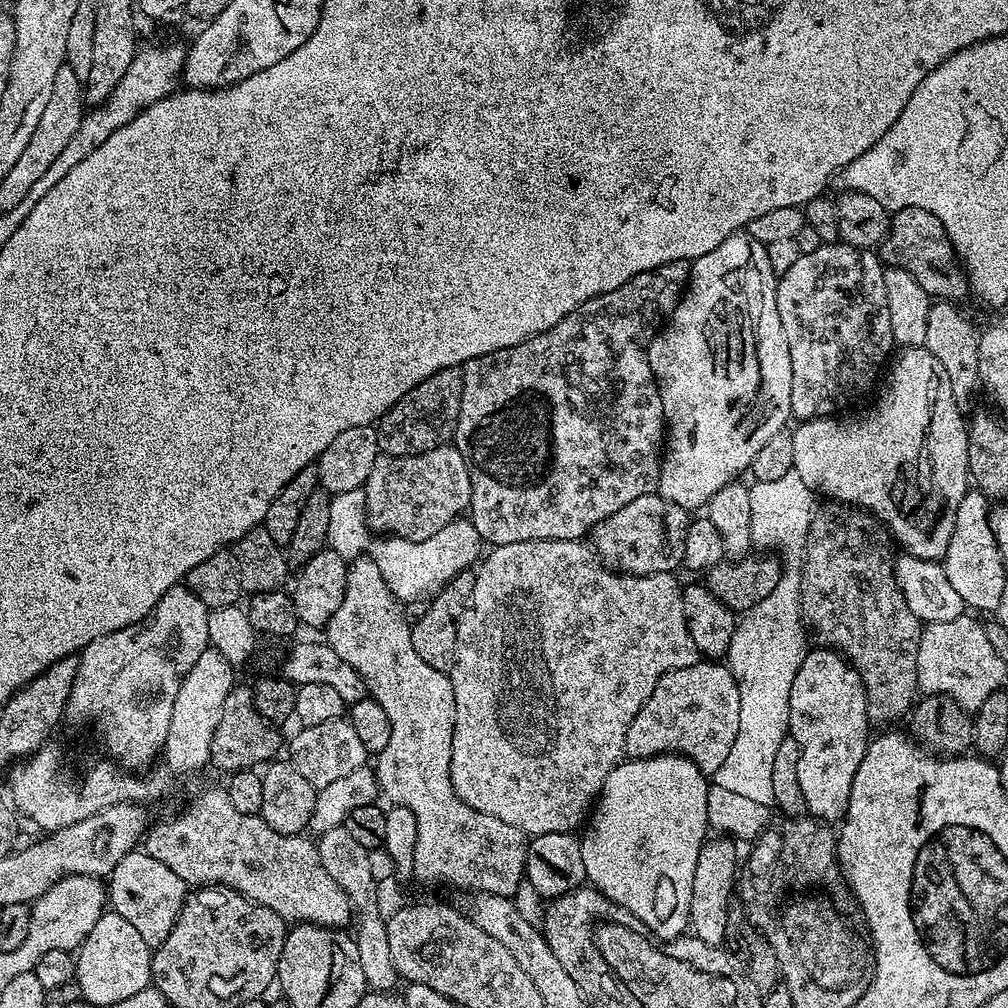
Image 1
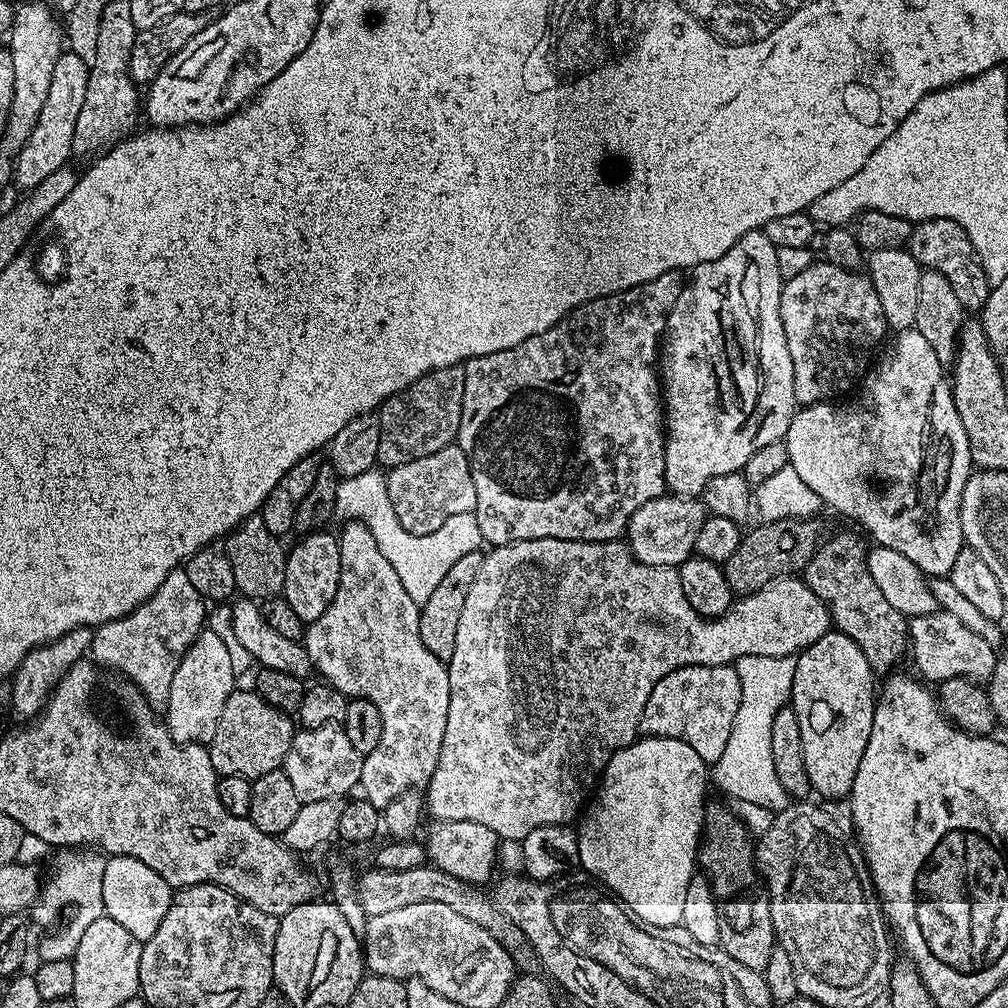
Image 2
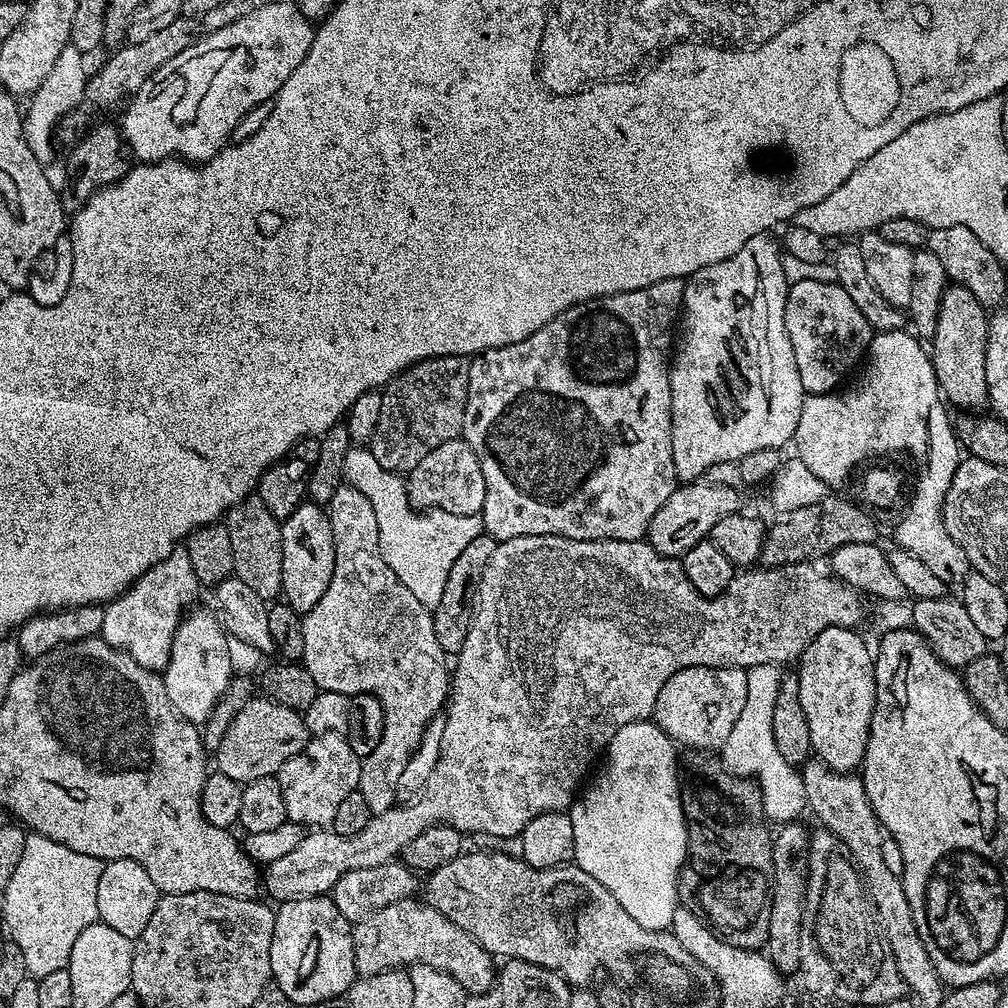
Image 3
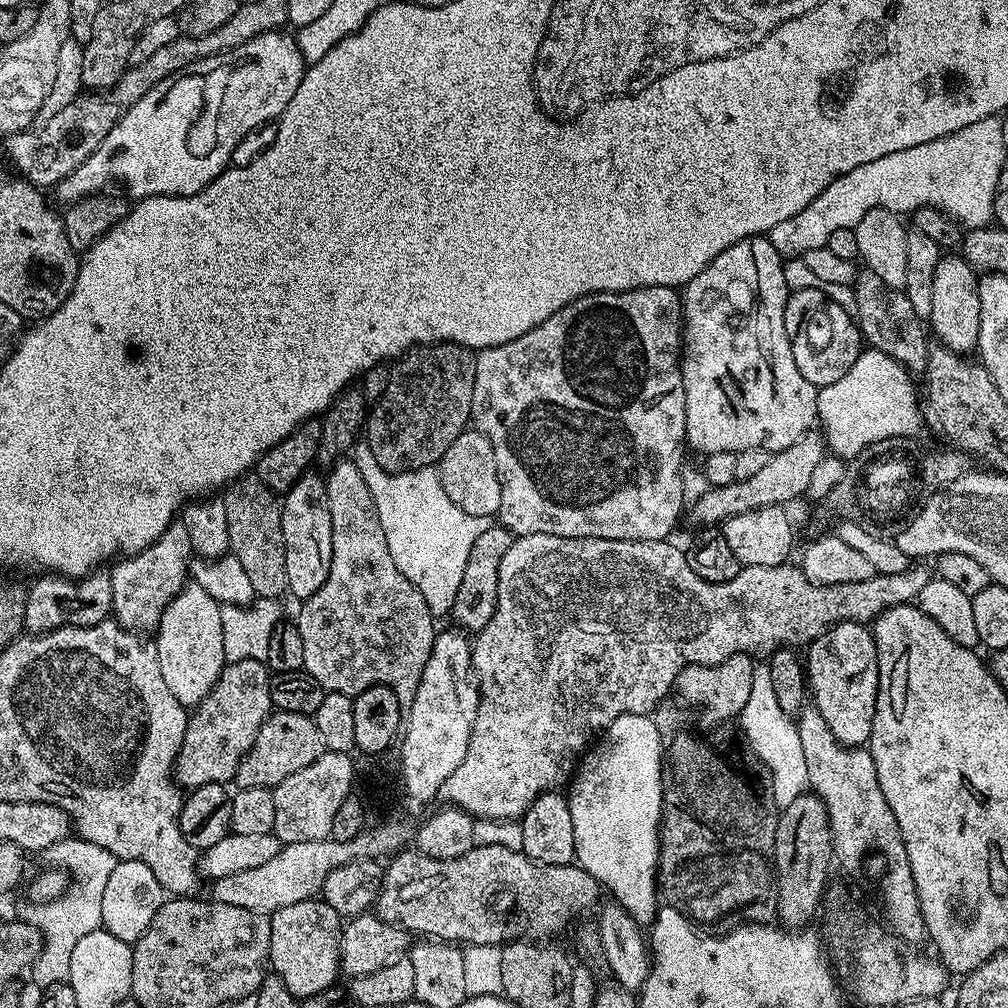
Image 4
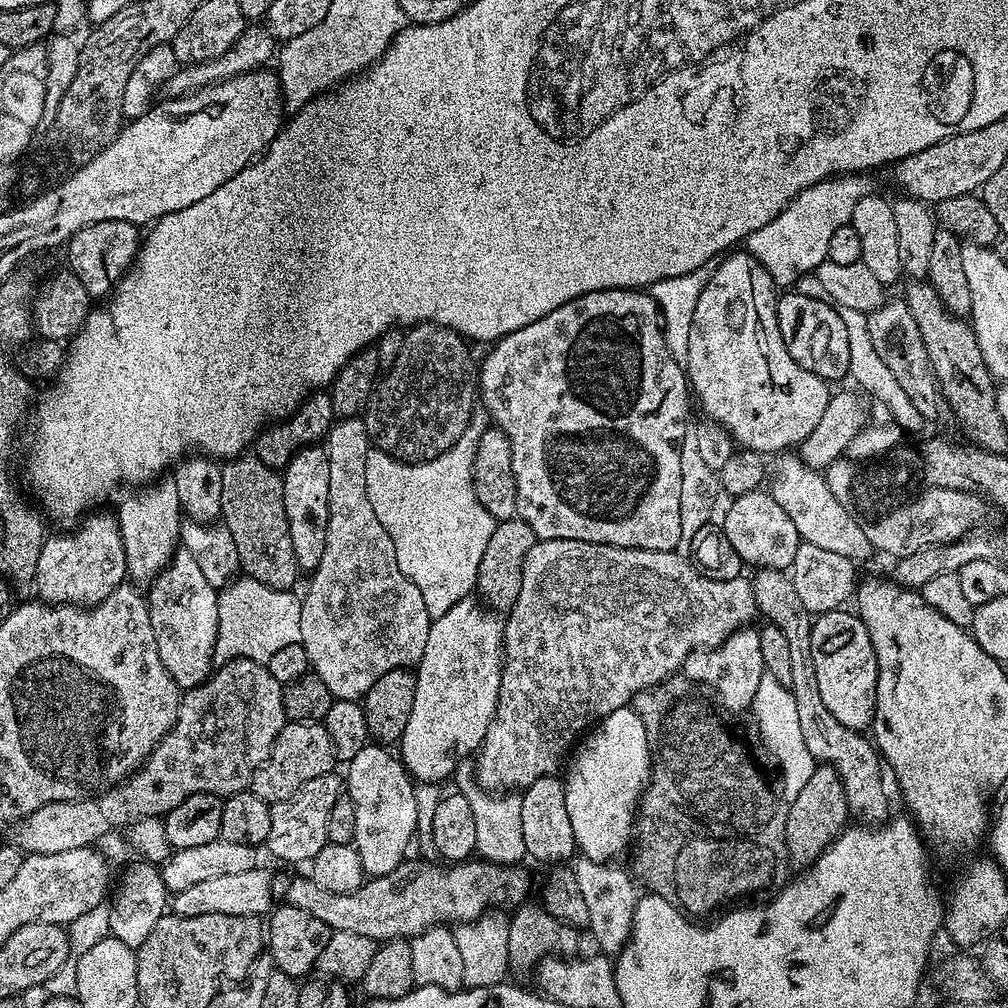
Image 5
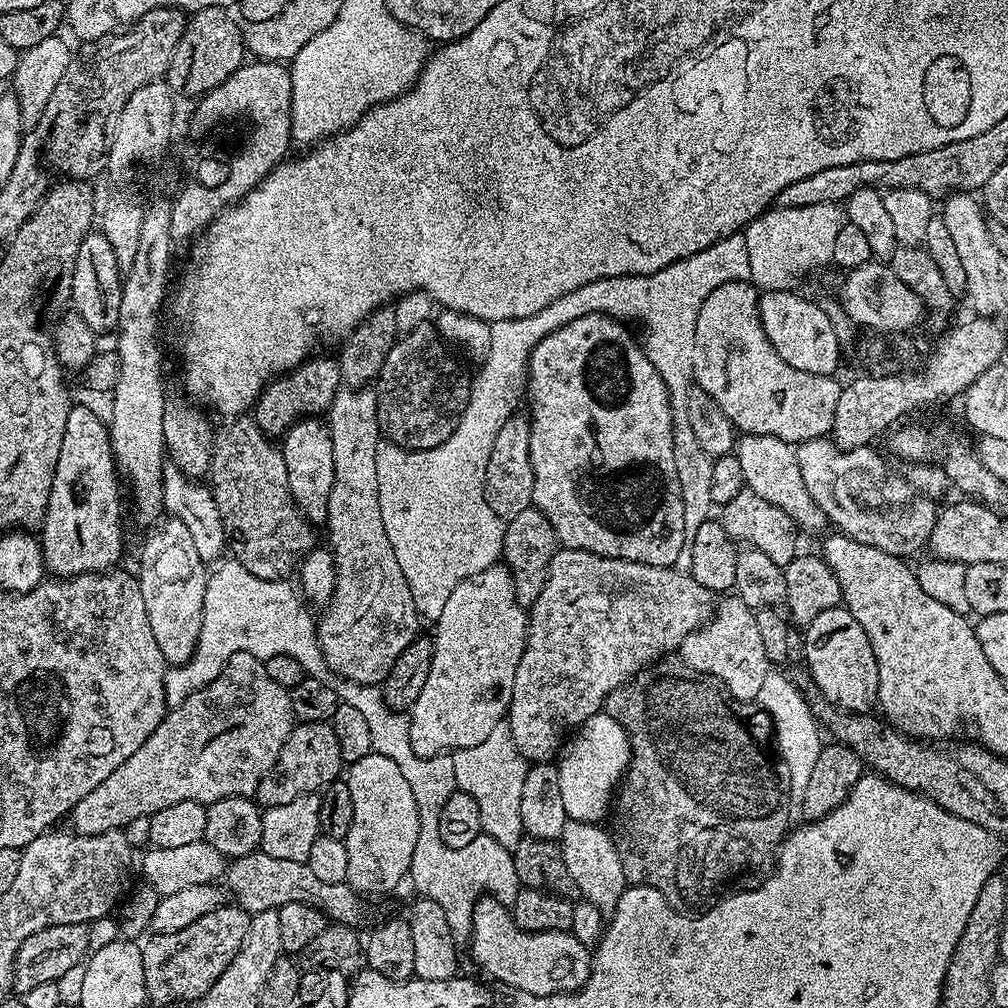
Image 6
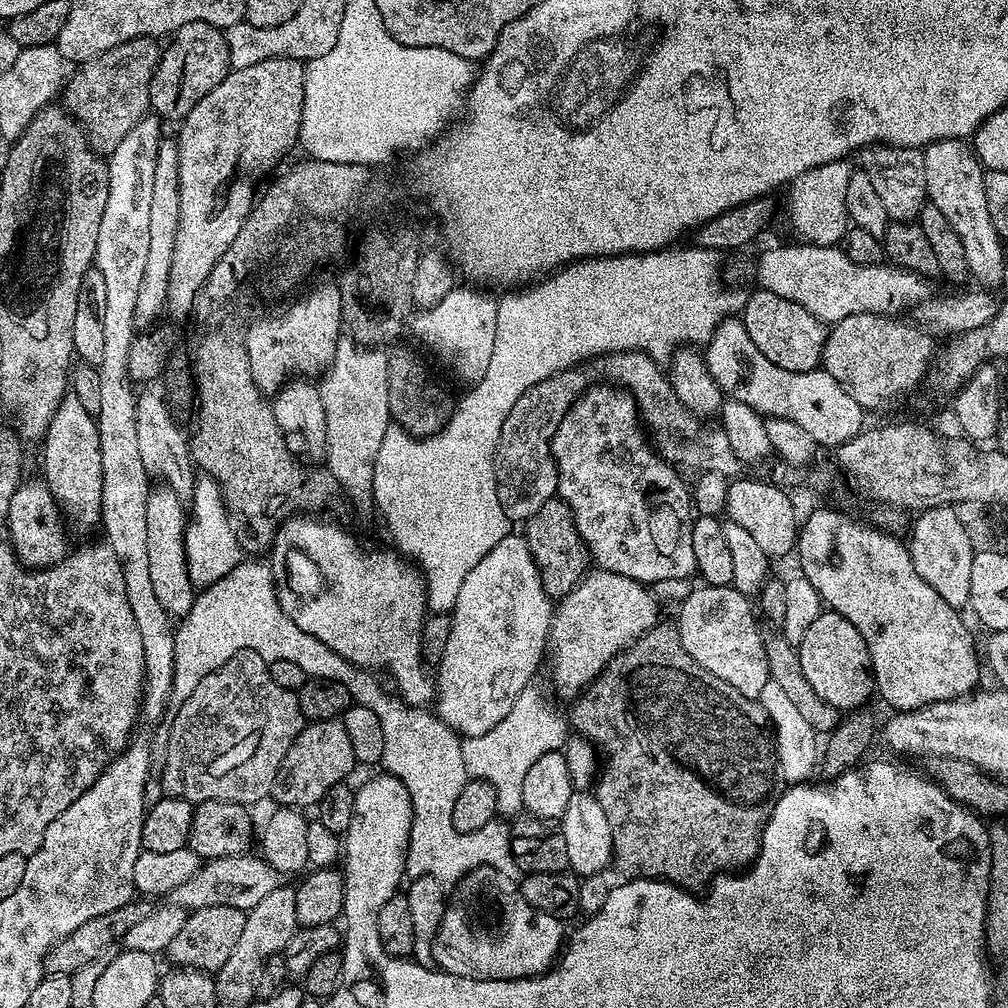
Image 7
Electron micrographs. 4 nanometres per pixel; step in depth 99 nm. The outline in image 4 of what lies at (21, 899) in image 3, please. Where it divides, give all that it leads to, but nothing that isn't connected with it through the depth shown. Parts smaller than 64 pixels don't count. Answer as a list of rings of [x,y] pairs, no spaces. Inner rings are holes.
[[[69,836],[62,842],[56,842],[45,848],[42,858],[54,868],[61,868],[73,878],[69,889],[55,900],[33,903],[25,913],[23,919],[35,926],[43,938],[40,956],[33,964],[30,974],[31,981],[40,987],[48,987],[65,983],[70,972],[71,951],[75,943],[83,935],[92,934],[94,930],[103,927],[102,895],[107,879],[118,863],[116,856],[110,854],[105,847],[97,843],[86,842],[77,836]]]

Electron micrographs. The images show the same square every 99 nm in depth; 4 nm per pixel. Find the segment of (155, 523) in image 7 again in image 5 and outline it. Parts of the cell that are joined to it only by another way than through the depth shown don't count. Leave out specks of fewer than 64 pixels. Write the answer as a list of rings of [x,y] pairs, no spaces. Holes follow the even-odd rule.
[[[177,550],[172,563],[162,569],[151,581],[152,589],[146,592],[150,626],[154,626],[154,638],[158,642],[158,658],[172,675],[172,680],[182,690],[198,686],[207,680],[214,668],[215,639],[218,638],[218,592],[206,582],[205,575],[197,565],[197,559],[185,550]]]

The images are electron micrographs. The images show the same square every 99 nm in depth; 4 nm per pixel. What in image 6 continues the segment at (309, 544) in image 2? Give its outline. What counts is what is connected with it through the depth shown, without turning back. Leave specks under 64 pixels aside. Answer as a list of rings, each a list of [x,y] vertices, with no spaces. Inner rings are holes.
[[[320,418],[297,420],[282,437],[282,451],[286,462],[286,478],[296,508],[309,524],[323,525],[328,518],[330,490],[334,490],[334,442],[328,433],[327,423]]]

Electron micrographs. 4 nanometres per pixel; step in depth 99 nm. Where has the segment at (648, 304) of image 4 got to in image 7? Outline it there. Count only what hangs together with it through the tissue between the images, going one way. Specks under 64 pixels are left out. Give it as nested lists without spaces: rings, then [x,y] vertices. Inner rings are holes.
[[[619,386],[604,387],[608,388],[589,387],[569,408],[554,434],[556,496],[570,506],[578,534],[599,567],[634,578],[645,586],[663,580],[684,580],[696,572],[694,542],[690,542],[694,509],[689,485],[680,481],[681,473],[665,462],[646,439],[631,392]]]

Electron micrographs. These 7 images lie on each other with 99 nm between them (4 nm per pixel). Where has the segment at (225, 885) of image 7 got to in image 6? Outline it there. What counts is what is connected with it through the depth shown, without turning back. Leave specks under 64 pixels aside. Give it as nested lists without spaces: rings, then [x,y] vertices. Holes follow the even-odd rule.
[[[262,850],[237,856],[226,868],[227,891],[239,907],[250,914],[265,912],[271,908],[279,910],[286,902],[302,902],[322,910],[329,921],[351,926],[358,925],[360,920],[360,900],[357,892],[347,884],[331,884],[321,882],[310,870],[310,866],[302,862],[290,862],[286,858],[270,858]]]

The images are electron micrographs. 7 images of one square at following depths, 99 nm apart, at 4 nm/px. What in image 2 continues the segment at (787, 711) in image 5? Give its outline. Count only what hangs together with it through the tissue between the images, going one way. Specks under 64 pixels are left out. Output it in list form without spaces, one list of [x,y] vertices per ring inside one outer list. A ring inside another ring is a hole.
[[[743,656],[734,667],[738,674],[738,682],[742,682],[742,702],[738,706],[738,714],[734,717],[734,730],[730,730],[730,739],[726,742],[726,751],[722,758],[711,769],[710,780],[728,796],[749,804],[752,808],[765,808],[768,814],[781,812],[790,803],[786,790],[782,790],[782,782],[778,782],[778,773],[774,771],[774,753],[770,750],[770,726],[774,726],[774,714],[782,710],[792,699],[794,686],[795,659],[791,656]]]

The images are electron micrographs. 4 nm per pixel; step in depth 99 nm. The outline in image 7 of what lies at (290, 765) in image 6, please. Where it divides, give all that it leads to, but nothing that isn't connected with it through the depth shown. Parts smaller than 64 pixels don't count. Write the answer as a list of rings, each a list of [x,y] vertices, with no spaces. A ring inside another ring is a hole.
[[[343,719],[305,723],[292,741],[290,750],[286,750],[286,758],[282,758],[282,766],[272,783],[271,799],[276,799],[277,805],[297,810],[307,809],[307,804],[319,805],[326,790],[330,790],[330,786],[335,784],[345,783],[352,768],[356,767],[354,746],[350,746]]]

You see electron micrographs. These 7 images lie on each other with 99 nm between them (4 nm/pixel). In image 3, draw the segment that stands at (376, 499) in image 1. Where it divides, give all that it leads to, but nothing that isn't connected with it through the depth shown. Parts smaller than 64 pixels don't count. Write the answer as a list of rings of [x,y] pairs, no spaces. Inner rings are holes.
[[[464,439],[442,442],[438,450],[430,450],[414,470],[407,473],[408,501],[417,510],[439,510],[455,516],[475,516],[483,513],[486,502],[486,478],[482,478],[482,466],[478,454],[470,450]]]

